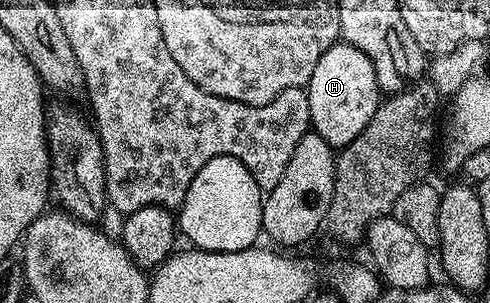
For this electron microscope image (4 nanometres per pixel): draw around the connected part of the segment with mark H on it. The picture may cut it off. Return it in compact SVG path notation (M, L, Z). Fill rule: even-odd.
M339 42L316 62L312 78L306 88L310 103L310 122L313 131L324 138L331 148L341 150L353 142L356 134L368 126L372 114L376 114L380 103L380 89L376 82L376 70L372 62L356 46Z

